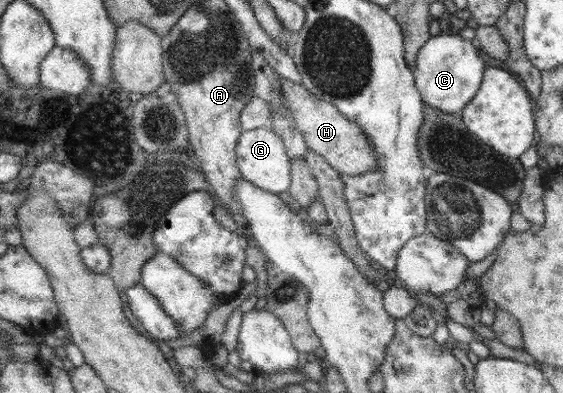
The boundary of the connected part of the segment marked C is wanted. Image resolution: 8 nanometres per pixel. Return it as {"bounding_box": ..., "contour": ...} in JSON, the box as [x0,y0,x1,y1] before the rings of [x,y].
{"bounding_box":[414,32,486,114],"contour":[[[452,32],[431,36],[419,51],[417,68],[414,71],[416,86],[424,102],[445,114],[462,114],[474,100],[485,77],[486,67],[479,46]]]}

